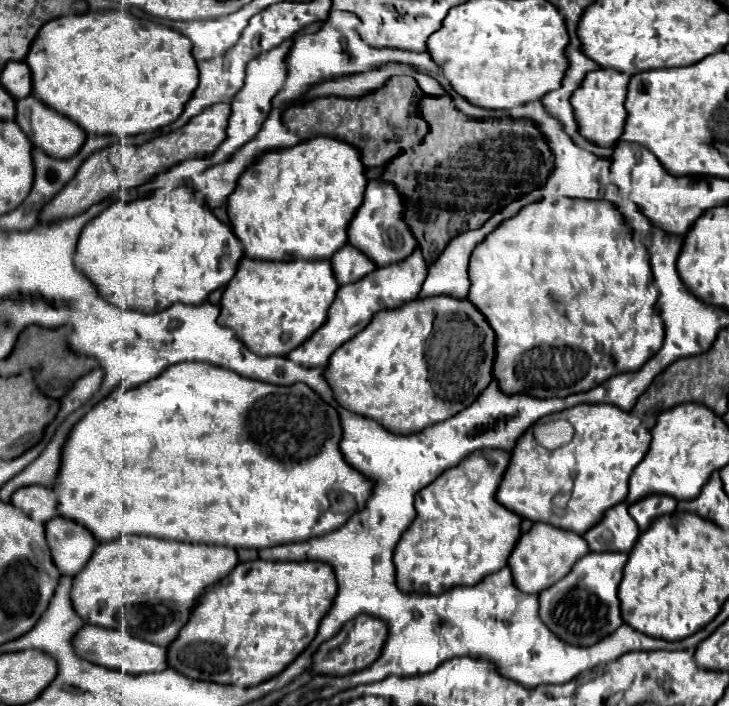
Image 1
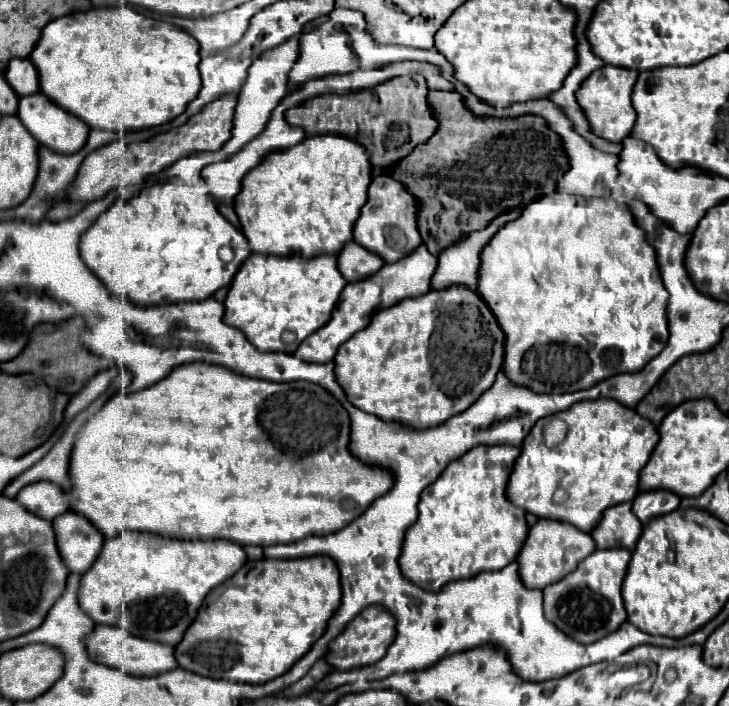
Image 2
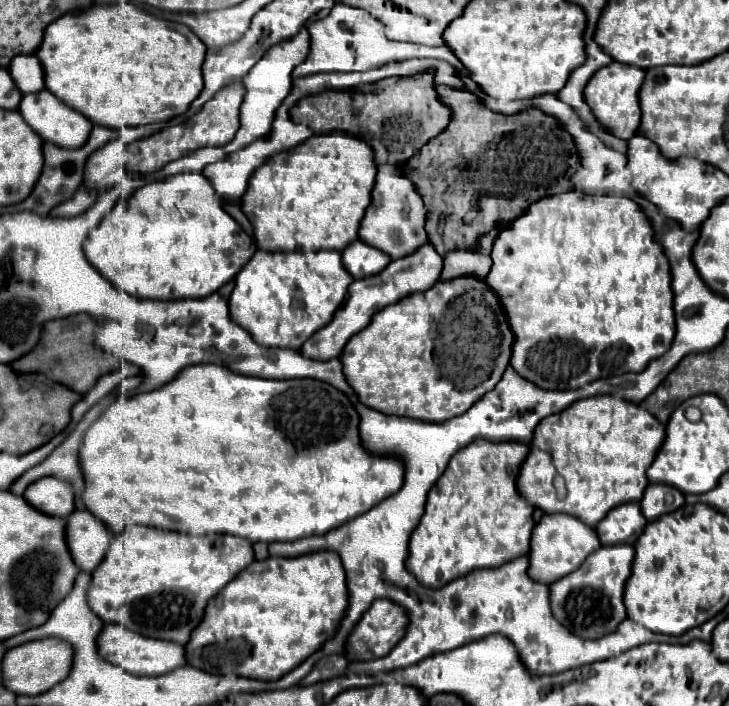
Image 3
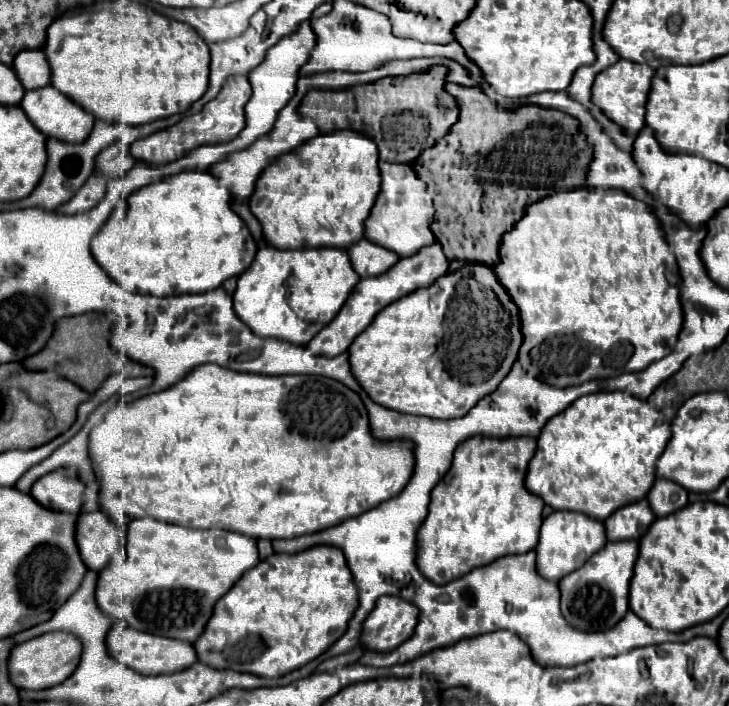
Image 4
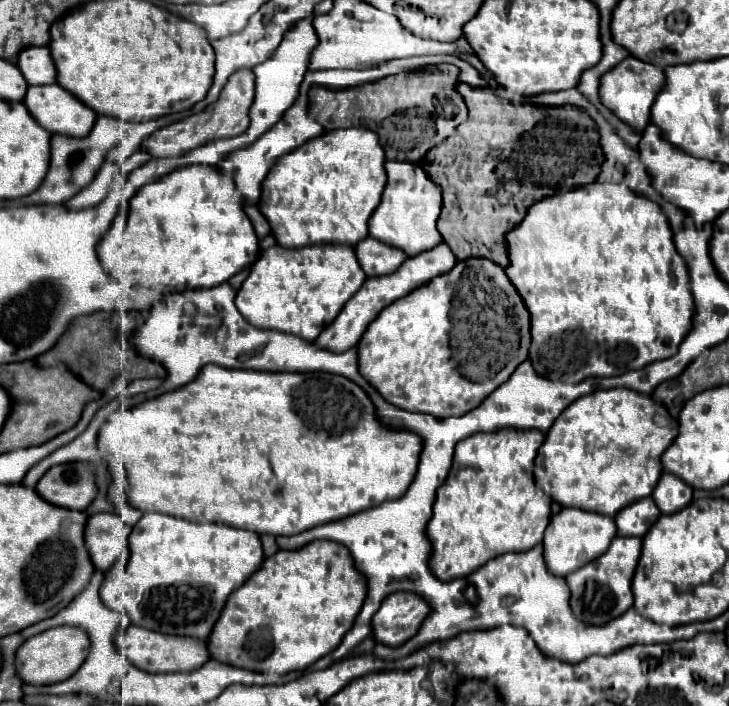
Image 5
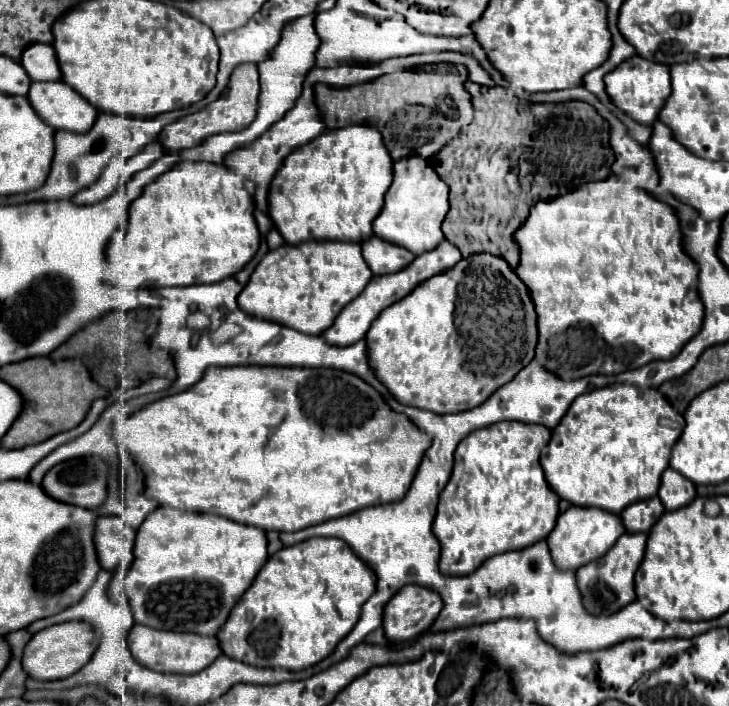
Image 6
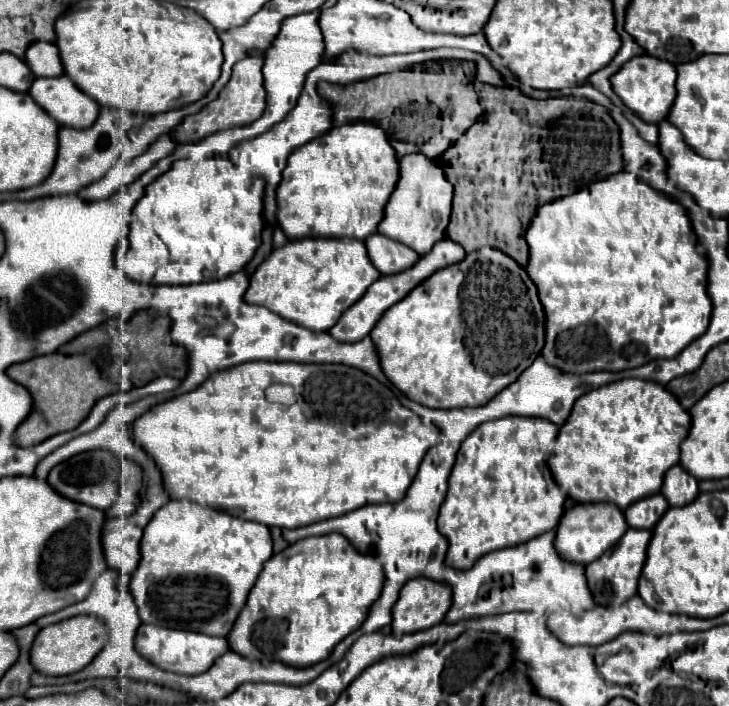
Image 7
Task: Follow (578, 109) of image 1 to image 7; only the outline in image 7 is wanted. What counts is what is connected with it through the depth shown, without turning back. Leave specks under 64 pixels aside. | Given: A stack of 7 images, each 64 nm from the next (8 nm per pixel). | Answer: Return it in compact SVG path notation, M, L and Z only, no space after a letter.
M636 56L628 60L612 78L612 90L618 94L618 98L644 122L658 124L666 118L668 108L672 106L672 100L676 98L676 70L674 64L668 64L666 60L656 60L654 56Z

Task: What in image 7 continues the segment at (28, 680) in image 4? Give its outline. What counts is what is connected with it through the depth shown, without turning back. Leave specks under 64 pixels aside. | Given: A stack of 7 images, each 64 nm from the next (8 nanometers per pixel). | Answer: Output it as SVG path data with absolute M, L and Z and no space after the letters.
M74 616L74 618L62 620L38 632L30 650L30 664L34 666L36 672L46 676L74 674L76 670L82 670L86 664L92 662L96 652L100 652L100 648L104 646L106 636L108 636L106 626L94 616Z

